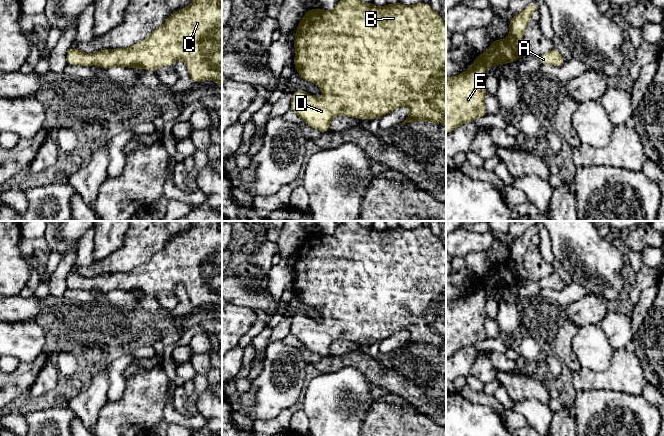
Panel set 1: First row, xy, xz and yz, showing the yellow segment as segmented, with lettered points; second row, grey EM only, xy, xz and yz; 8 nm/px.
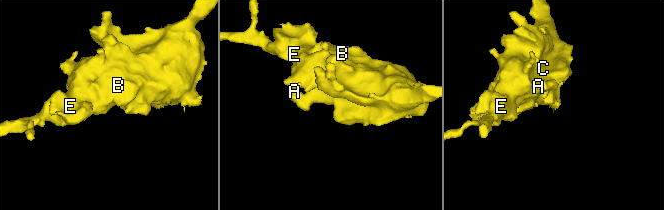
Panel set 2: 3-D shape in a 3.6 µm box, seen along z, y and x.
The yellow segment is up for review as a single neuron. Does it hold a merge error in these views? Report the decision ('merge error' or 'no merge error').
no merge error

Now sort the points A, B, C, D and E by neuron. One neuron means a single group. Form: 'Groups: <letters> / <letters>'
Groups: A B C D E

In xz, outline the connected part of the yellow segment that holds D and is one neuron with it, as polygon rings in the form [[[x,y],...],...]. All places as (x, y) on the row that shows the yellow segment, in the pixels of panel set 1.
[[[340,0],[333,11],[307,10],[295,35],[295,70],[303,80],[321,88],[322,98],[318,100],[310,93],[296,90],[290,109],[312,128],[326,133],[336,115],[373,120],[404,105],[409,107],[410,114],[400,126],[417,120],[446,125],[446,23],[429,4],[406,6],[397,2],[377,7],[360,0]]]

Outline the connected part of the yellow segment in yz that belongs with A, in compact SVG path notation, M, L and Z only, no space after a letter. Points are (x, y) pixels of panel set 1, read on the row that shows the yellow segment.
M552 48L548 53L543 54L538 58L540 64L551 64L553 66L561 66L564 64L565 59L556 48Z

